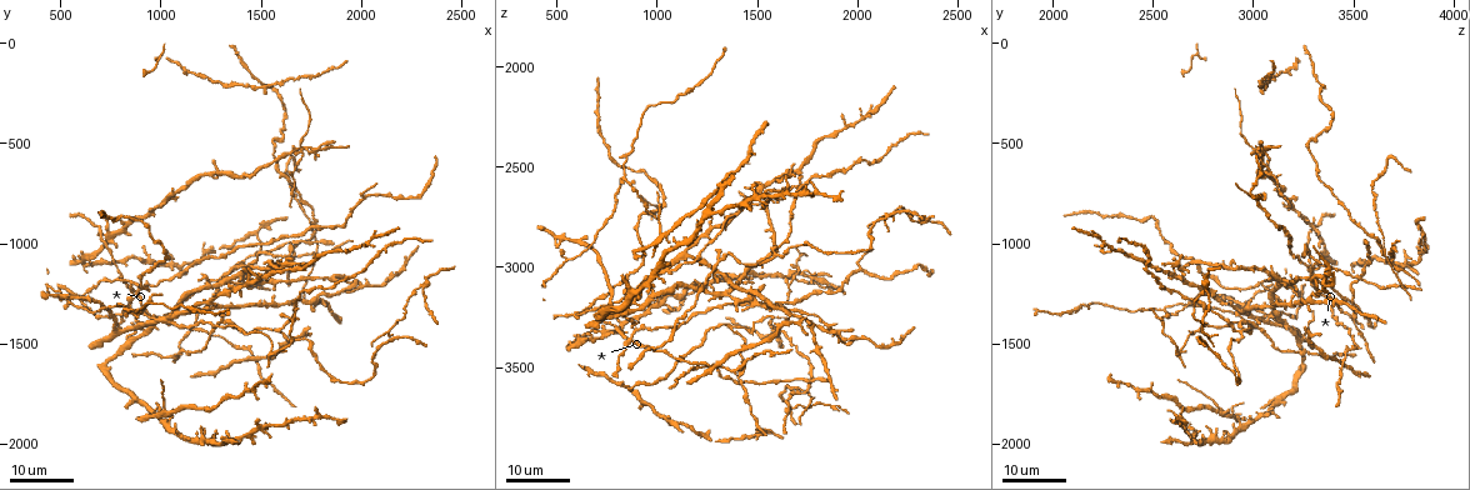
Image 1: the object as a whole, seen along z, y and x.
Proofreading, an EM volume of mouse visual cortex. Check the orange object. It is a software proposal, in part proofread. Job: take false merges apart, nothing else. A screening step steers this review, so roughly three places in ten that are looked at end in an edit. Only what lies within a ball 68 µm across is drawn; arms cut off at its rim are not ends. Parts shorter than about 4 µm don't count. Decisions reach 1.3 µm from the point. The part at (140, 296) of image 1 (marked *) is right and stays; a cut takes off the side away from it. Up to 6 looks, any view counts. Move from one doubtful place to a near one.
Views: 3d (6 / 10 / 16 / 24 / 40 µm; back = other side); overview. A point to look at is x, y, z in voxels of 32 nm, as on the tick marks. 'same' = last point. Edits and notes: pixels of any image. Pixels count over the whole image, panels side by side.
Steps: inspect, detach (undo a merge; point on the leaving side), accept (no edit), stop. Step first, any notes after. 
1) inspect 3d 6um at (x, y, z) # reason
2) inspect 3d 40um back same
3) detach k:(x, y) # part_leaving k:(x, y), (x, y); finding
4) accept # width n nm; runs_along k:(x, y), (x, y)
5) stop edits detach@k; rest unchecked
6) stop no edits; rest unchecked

inspect 3d 16um at (1590, 1450, 2940) # arms part here

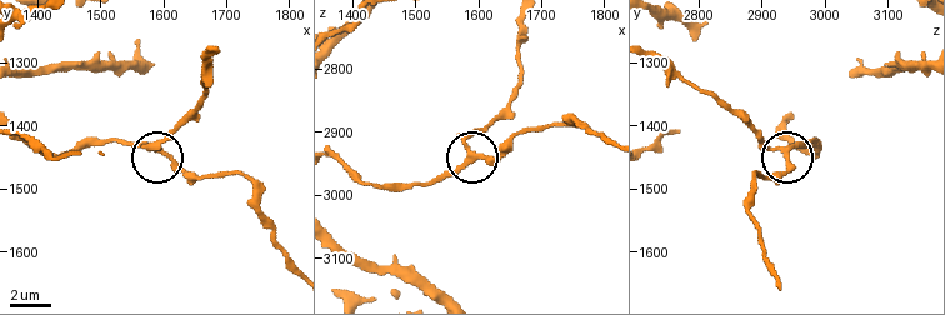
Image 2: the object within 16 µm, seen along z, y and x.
inspect 3d 6um at (1590, 1435, 2930) # closer look

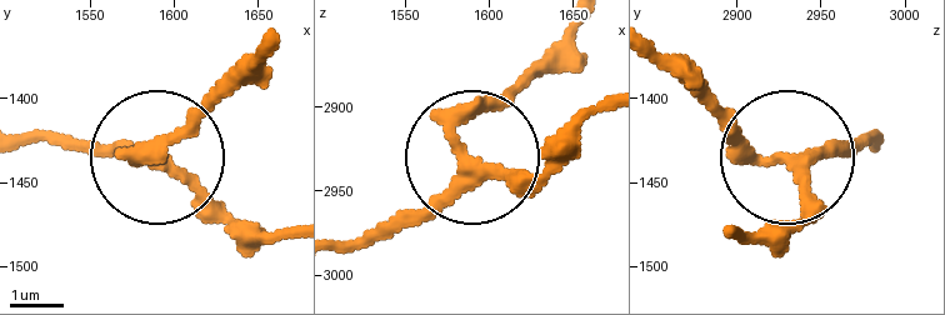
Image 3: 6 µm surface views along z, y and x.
inspect 3d 6um back at (1590, 1438, 2932) # other side

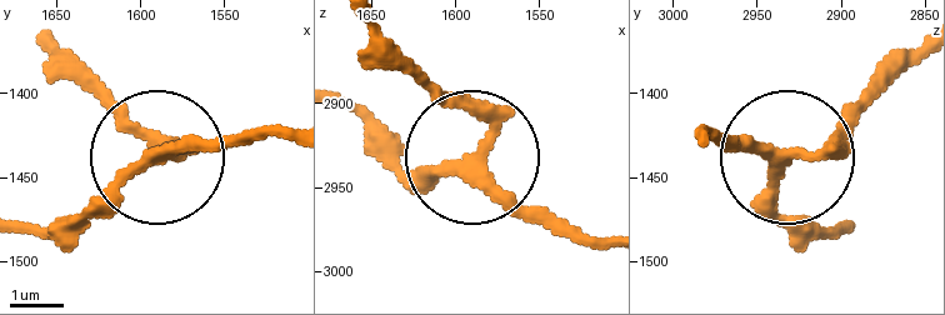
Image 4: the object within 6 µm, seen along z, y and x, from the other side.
accept # runs_along 4:(700, 140), (808, 154), (896, 78); continuous, no second neuron

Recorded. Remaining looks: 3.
inspect 3d 16um at (1260, 1390, 2890) # side arm on a straight run

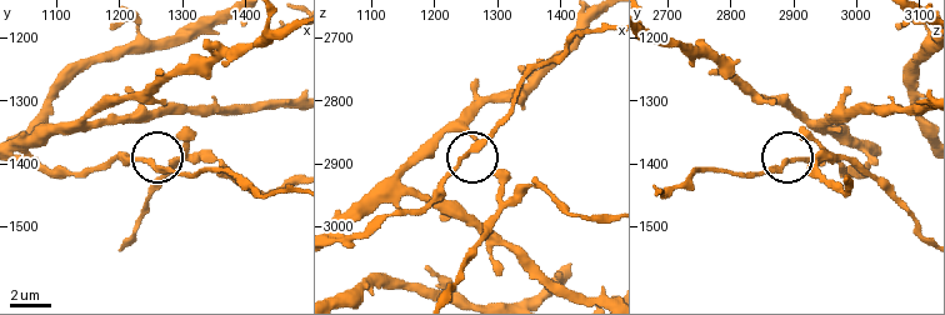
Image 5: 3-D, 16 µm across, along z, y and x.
inspect 3d 6um at (1250, 1400, 2885)

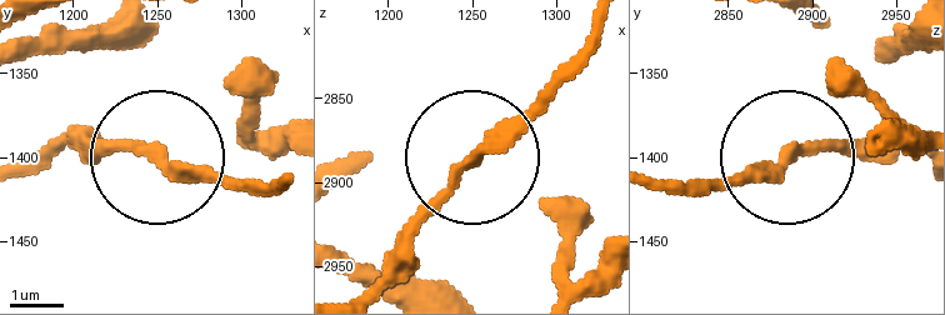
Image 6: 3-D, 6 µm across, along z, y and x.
accept # arms 3; runs_along 6:(375, 283), (415, 216), (599, 33); all the same neuron

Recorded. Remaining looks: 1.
stop no edits; rest unchecked

